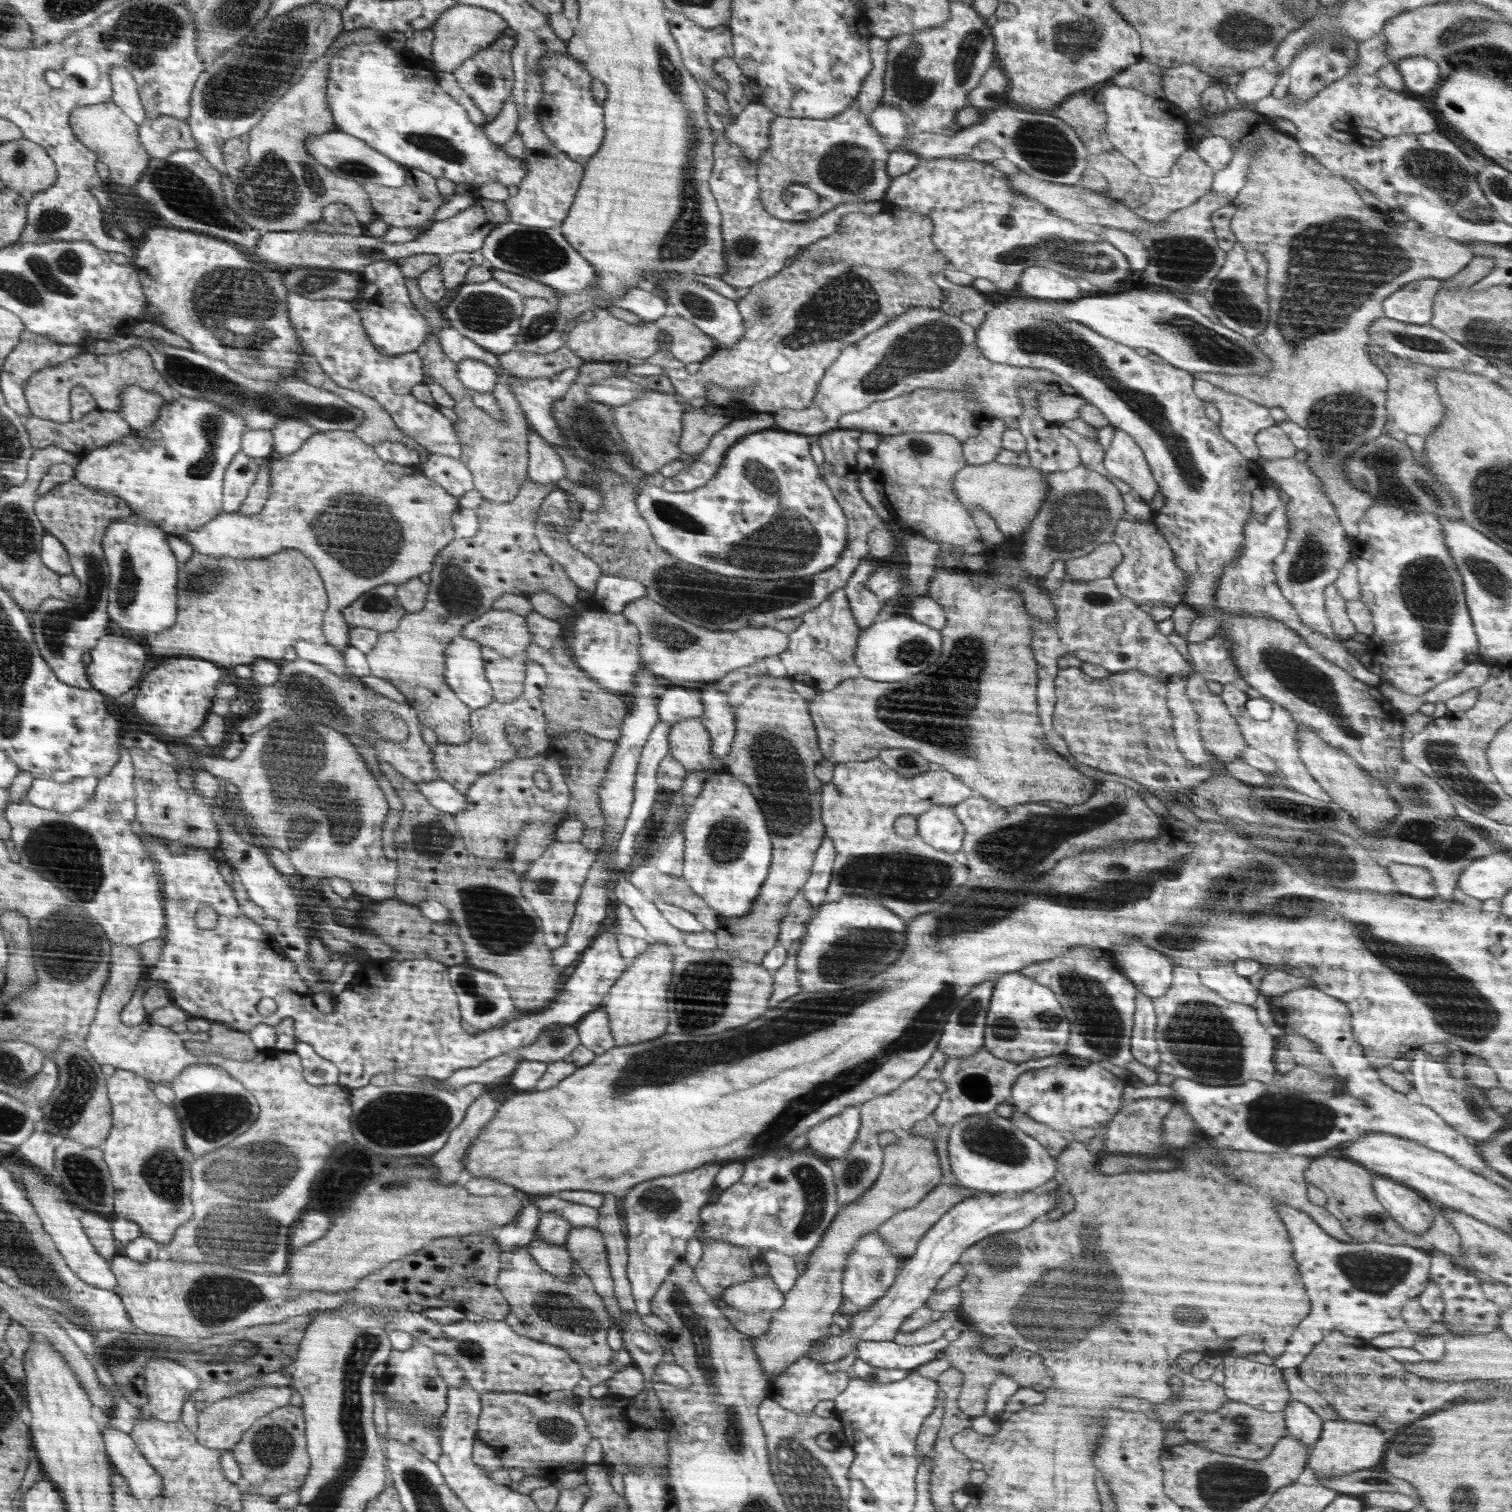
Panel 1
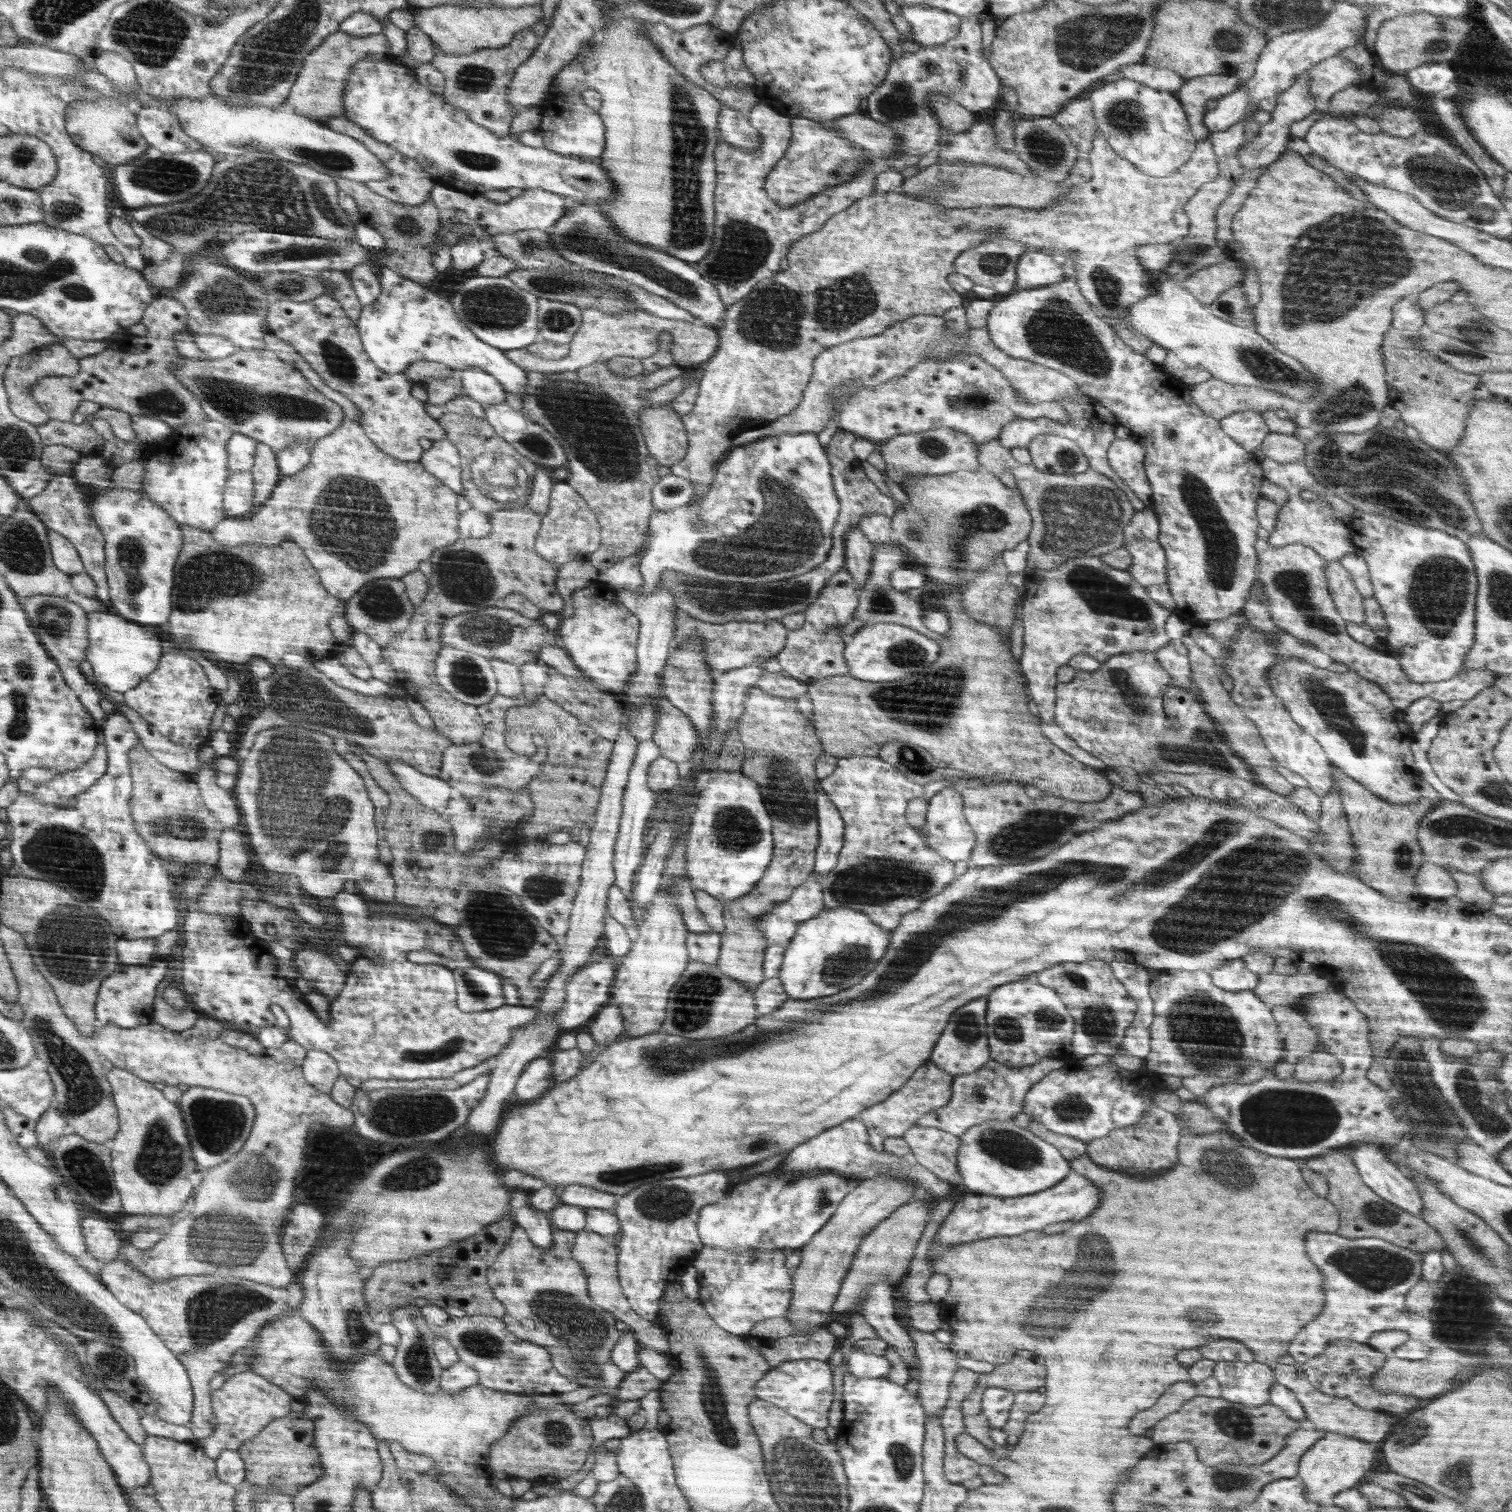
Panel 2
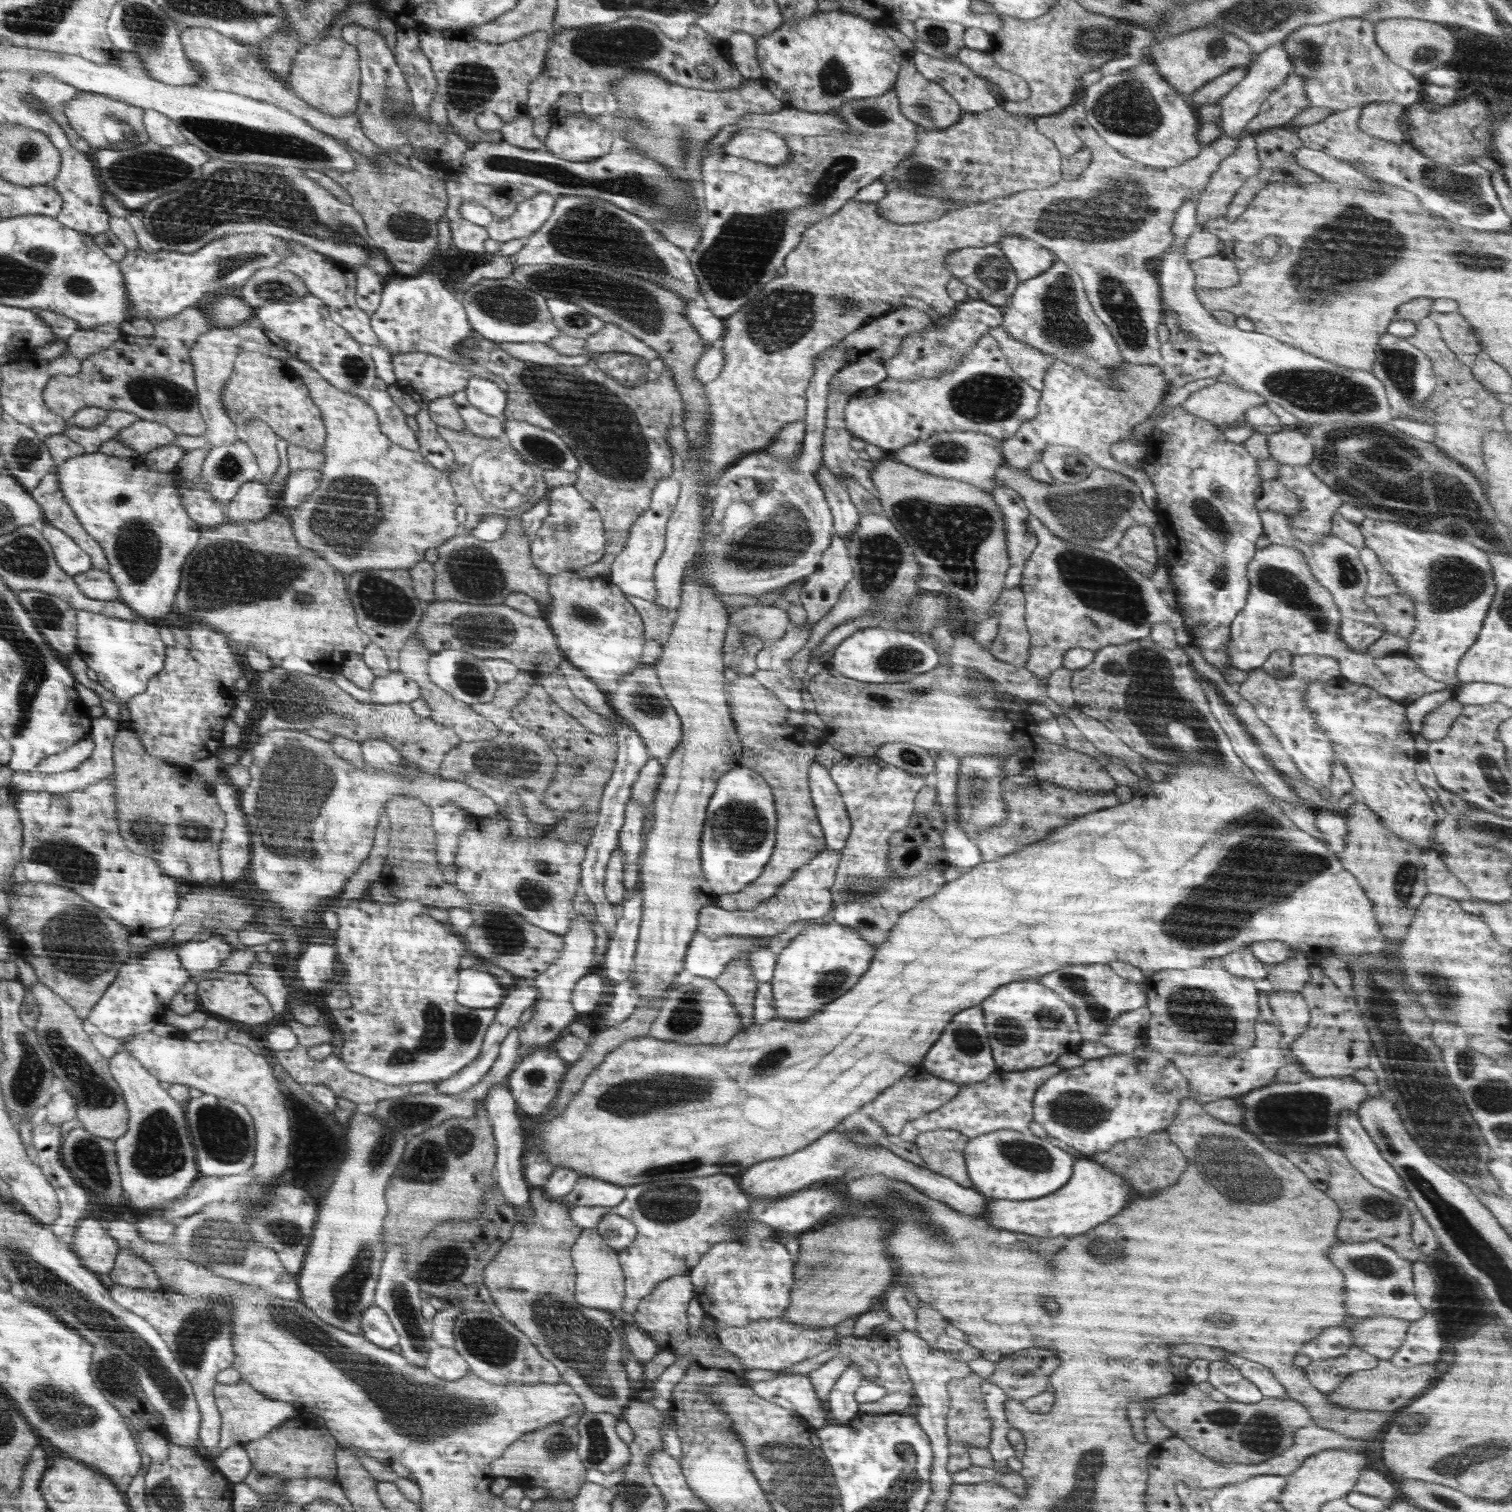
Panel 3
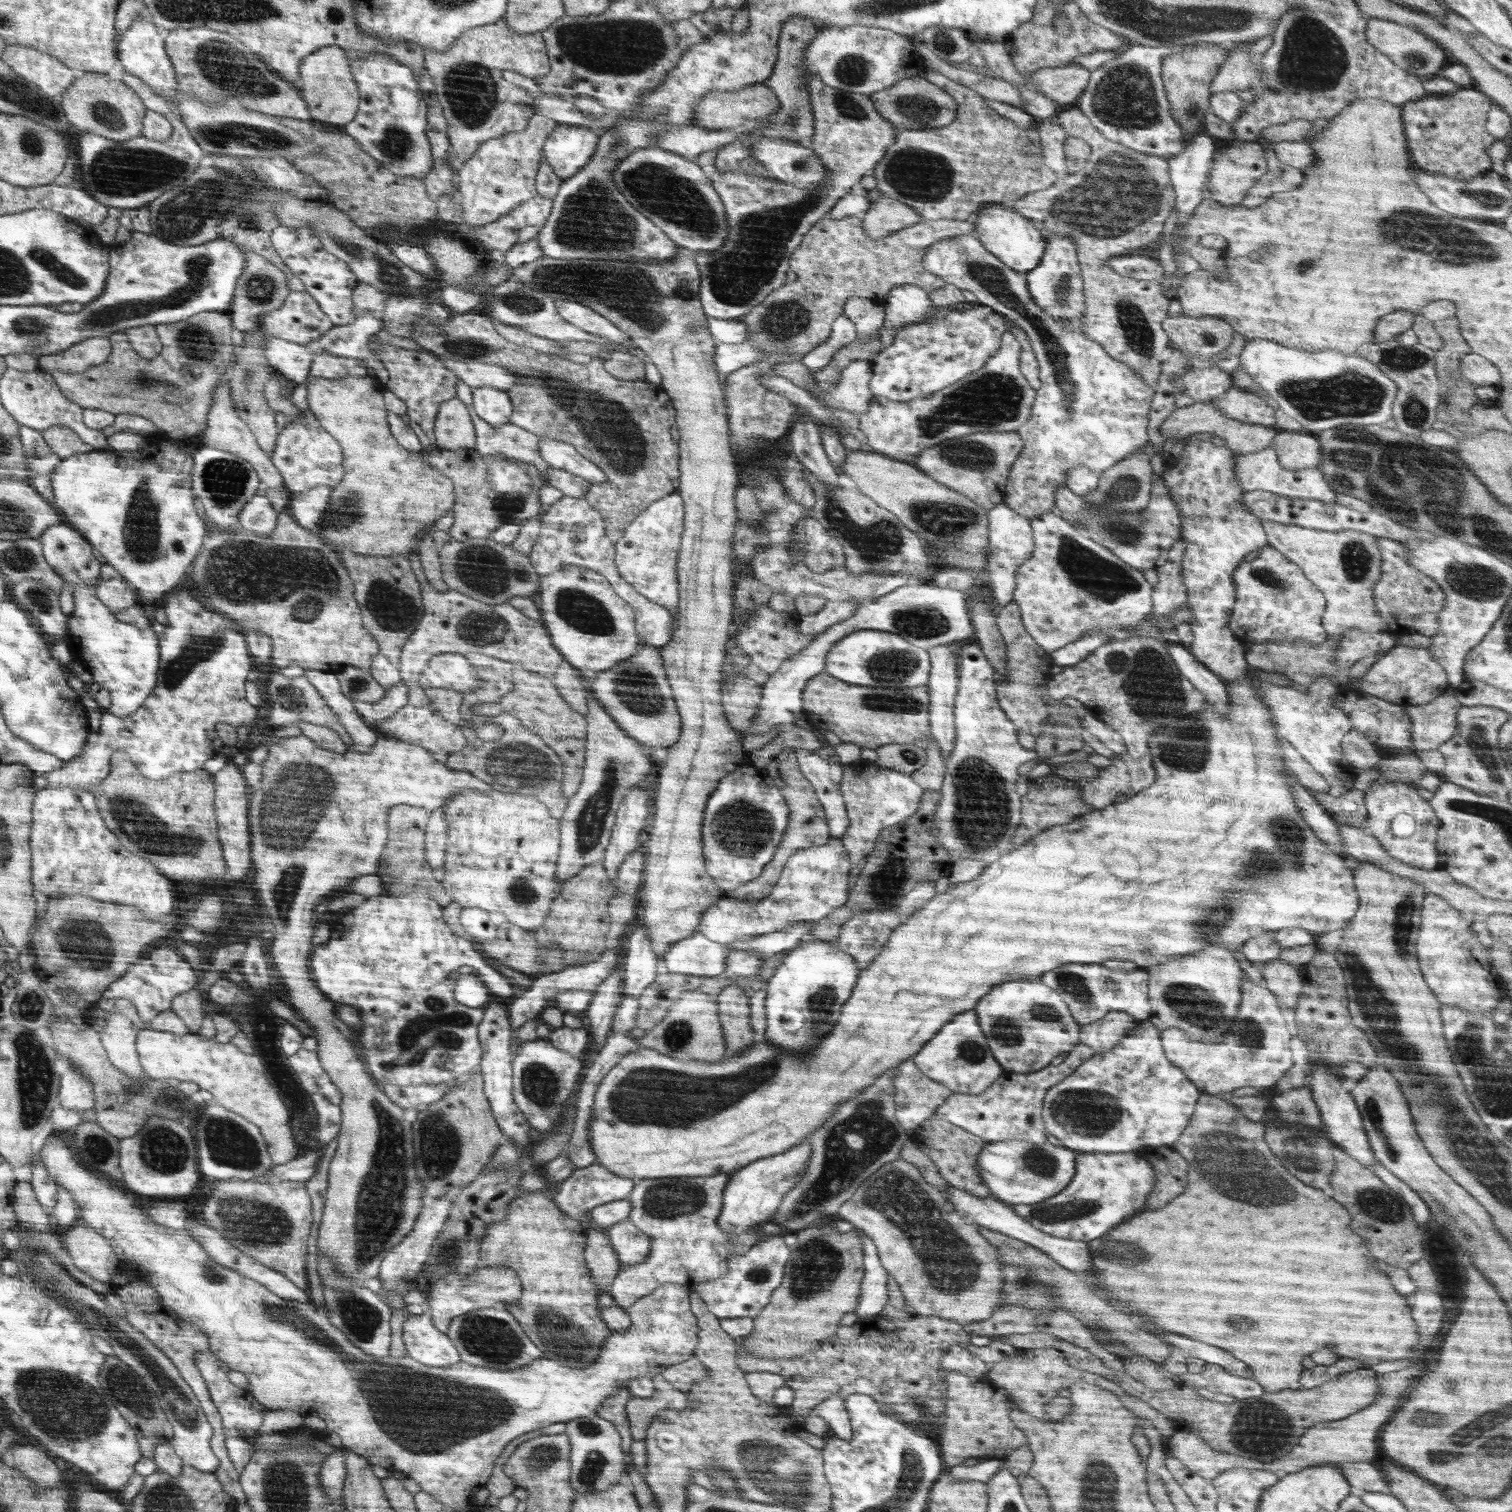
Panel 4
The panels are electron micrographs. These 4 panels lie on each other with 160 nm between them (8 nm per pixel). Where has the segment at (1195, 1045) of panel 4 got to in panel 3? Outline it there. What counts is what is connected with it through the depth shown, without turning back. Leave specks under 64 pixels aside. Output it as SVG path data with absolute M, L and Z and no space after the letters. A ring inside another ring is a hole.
M1256 1020L1254 1030L1256 1030L1256 1040L1252 1048L1236 1051L1236 1054L1229 1056L1223 1063L1200 1060L1199 1056L1186 1056L1182 1053L1178 1053L1178 1056L1174 1055L1172 1061L1184 1074L1184 1078L1188 1080L1191 1090L1202 1095L1214 1095L1220 1099L1224 1097L1236 1098L1255 1088L1268 1086L1275 1080L1278 1069L1294 1060L1290 1060L1290 1057L1282 1053L1280 1044L1282 1032L1279 1030L1278 1024L1268 1024L1266 1020Z

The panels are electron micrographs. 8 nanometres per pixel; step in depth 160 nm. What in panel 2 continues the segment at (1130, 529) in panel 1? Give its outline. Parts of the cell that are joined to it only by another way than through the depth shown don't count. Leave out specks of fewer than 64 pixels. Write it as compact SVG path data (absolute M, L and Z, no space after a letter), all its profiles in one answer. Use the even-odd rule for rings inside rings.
M1124 541L1123 547L1132 557L1132 564L1126 570L1144 588L1153 584L1166 584L1167 558L1158 541Z

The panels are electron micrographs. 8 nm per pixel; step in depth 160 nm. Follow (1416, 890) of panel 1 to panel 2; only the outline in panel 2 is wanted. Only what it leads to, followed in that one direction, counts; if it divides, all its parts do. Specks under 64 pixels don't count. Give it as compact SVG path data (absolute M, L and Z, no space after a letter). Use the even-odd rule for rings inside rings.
M1424 862L1416 875L1418 894L1426 894L1432 898L1450 899L1458 893L1458 886L1452 880L1451 873L1443 866L1433 862Z

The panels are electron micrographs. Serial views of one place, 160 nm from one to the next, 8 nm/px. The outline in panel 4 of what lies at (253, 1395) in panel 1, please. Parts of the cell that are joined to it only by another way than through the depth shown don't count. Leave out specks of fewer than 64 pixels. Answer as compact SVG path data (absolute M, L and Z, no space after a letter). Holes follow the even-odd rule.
M198 1353L195 1356L198 1369L201 1370L201 1376L205 1378L206 1385L209 1386L210 1397L212 1398L214 1405L220 1410L221 1420L224 1422L222 1428L224 1429L225 1436L227 1438L238 1438L248 1440L248 1438L256 1438L257 1432L262 1426L264 1420L264 1414L268 1412L268 1408L258 1402L257 1398L252 1396L252 1392L248 1390L248 1400L246 1400L246 1390L244 1388L238 1388L238 1386L232 1386L232 1382L228 1380L228 1366L224 1364L214 1354Z

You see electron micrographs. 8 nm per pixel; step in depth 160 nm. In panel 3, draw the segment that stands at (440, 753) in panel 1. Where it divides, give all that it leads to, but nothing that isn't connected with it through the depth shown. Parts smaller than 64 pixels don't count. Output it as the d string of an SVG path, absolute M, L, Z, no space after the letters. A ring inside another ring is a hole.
M520 670L516 678L509 680L506 684L501 684L497 690L502 690L500 694L495 694L490 702L476 703L469 705L474 712L481 713L489 721L492 721L499 728L499 735L496 738L488 741L476 742L461 742L446 756L444 762L441 763L439 773L445 779L460 781L464 784L469 784L471 787L483 792L489 796L500 810L505 811L507 800L510 795L517 794L525 802L525 813L527 817L538 824L543 824L547 827L554 826L557 818L550 807L543 803L543 794L550 787L552 780L555 778L559 768L559 760L555 752L549 747L549 744L539 734L534 734L526 727L520 726L517 721L511 716L510 709L518 704L524 696L527 695L526 688L522 688L518 682L534 682L534 678L530 676L530 671Z

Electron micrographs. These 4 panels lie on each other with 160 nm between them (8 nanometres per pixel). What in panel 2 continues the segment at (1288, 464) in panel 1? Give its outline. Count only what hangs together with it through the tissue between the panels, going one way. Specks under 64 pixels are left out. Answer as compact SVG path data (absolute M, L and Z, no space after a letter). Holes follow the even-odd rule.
M1302 543L1276 549L1260 546L1258 555L1257 582L1261 582L1263 594L1269 600L1272 622L1290 636L1313 644L1336 662L1345 664L1352 672L1378 685L1391 698L1394 707L1405 710L1415 700L1428 697L1440 702L1450 702L1456 699L1467 701L1492 686L1496 680L1496 673L1487 668L1462 669L1457 678L1435 683L1420 684L1407 679L1397 658L1354 641L1346 633L1346 622L1339 615L1328 590L1325 575L1327 561L1320 558L1314 549Z

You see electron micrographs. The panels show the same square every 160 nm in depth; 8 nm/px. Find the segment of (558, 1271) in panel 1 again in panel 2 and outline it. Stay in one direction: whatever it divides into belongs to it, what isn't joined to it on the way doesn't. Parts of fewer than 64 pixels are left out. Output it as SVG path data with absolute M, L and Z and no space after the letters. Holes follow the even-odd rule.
M522 1189L512 1190L509 1205L517 1229L524 1230L538 1248L550 1250L553 1247L553 1232L548 1215L538 1212Z

